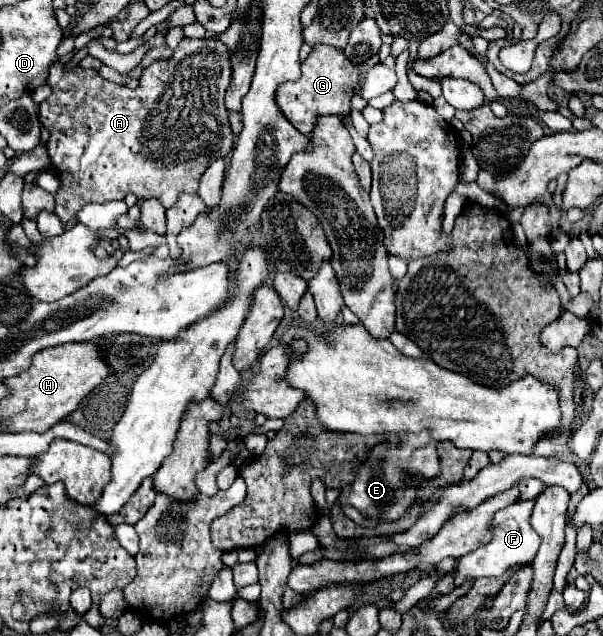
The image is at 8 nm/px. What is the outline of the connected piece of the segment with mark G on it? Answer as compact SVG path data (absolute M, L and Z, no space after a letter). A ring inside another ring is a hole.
M316 44L310 52L310 56L302 62L302 76L296 82L284 82L276 90L276 104L282 110L282 114L288 118L296 130L302 134L310 134L314 128L314 120L324 114L346 114L350 112L350 86L358 84L358 68L342 54L342 50L328 46L328 44Z

